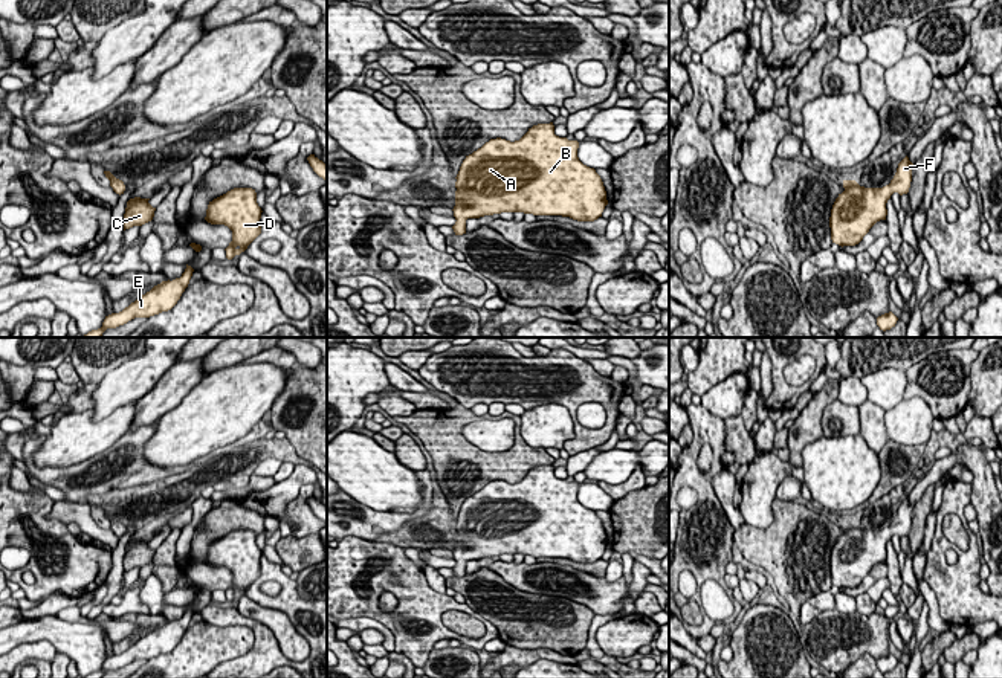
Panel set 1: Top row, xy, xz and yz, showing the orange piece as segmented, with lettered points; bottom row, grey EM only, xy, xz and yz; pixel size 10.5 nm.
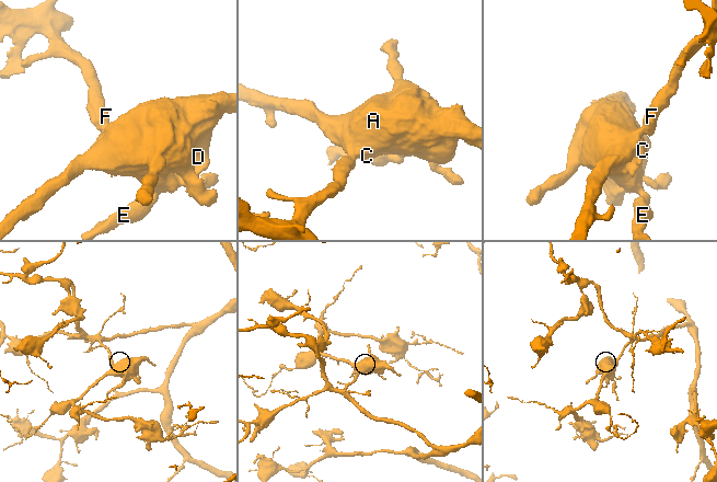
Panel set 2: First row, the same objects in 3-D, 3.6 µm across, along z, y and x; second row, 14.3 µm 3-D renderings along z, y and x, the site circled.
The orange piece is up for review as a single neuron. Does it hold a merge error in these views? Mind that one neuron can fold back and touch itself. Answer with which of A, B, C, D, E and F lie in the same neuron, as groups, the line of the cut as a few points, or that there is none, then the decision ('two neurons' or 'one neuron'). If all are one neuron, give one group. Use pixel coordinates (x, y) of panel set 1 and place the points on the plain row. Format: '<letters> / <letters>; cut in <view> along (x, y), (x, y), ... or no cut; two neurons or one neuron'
A B C D E F; no cut; one neuron

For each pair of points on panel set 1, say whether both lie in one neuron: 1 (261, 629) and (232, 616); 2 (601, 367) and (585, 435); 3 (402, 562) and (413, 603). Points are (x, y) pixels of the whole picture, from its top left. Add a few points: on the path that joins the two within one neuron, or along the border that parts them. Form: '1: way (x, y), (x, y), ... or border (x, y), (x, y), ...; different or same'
1: way (254, 625), (240, 620); same
2: border (585, 361), (602, 376); different
3: way (408, 573), (410, 593); same

